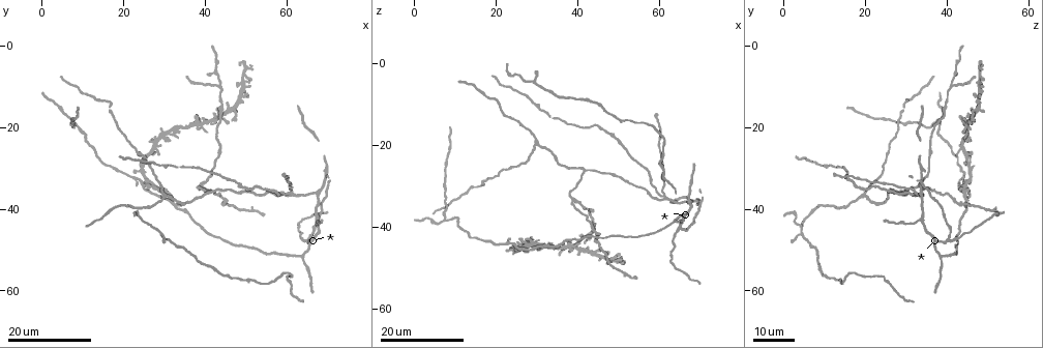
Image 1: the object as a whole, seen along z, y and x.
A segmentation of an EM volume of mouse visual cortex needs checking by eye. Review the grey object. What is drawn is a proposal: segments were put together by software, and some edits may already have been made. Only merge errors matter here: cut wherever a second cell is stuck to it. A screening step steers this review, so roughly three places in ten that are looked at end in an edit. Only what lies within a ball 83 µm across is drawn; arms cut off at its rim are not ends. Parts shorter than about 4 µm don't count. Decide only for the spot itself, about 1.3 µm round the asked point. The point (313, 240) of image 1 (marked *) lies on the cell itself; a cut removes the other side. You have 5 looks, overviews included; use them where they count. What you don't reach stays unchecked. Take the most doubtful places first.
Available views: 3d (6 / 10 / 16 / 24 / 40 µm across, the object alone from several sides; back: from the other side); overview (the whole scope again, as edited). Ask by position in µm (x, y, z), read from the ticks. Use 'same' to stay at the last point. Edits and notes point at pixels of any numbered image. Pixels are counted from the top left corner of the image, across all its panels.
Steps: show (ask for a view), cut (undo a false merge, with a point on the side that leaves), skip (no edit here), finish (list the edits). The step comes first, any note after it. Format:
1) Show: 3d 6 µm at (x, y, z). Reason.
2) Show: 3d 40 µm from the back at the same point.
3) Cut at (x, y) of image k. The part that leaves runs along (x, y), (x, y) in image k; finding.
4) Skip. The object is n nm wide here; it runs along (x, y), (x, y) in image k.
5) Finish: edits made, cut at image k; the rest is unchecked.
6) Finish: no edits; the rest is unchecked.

Show: 3d 16 µm at (61.5, 35.5, 32.5). Two arms in line, one across.

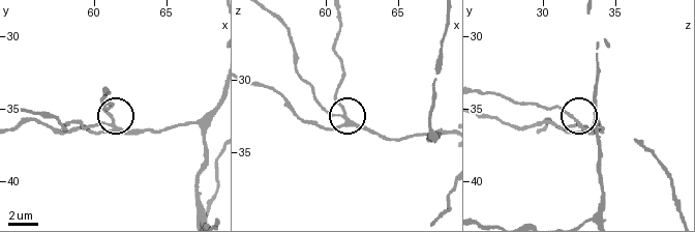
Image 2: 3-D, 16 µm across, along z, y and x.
Show: 3d 6 µm at (61.2, 35.6, 32.2).

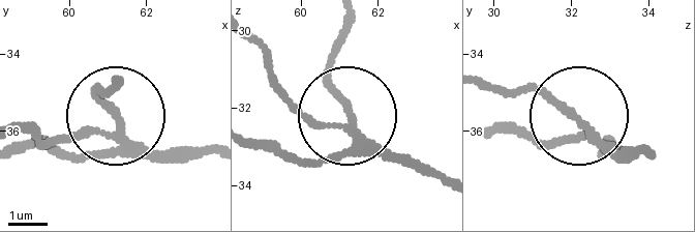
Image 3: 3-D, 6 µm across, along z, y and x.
Show: 3d 6 µm from the back at (61.25, 35.80, 32.20).

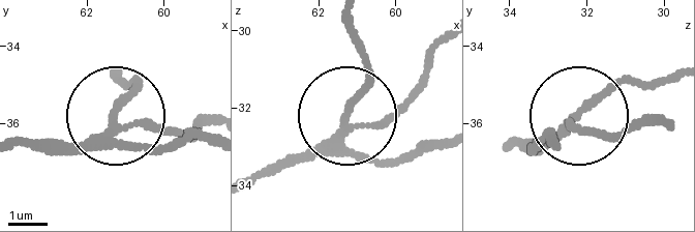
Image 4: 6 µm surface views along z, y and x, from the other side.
Skip. The side arm is 23 µm long; it runs along (250, 182), (310, 152), (360, 103), (369, 63), (360, 37) in image 4; one cell here.

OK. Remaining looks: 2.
Show: 3d 16 µm at (43.5, 10.0, 41.0). Three arms meet.

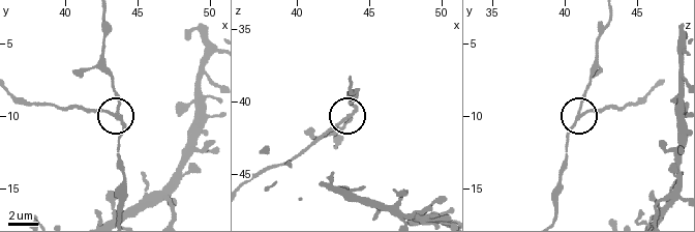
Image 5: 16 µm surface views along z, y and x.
Show: 3d 10 µm at (43.2, 9.8, 41.4).

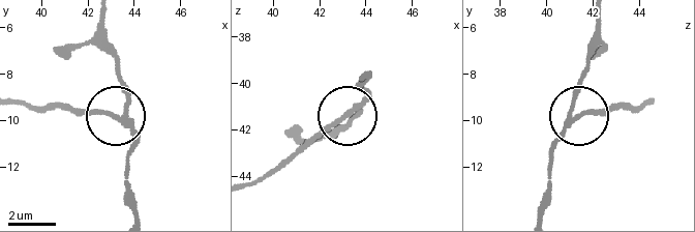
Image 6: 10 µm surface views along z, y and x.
Cut at (94, 112) of image 6. The part that leaves runs along (121, 120), (22, 102) in image 6; two cells meet here.

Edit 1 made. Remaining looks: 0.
Finish: edits made, cut at image 6; the rest is unchecked.

